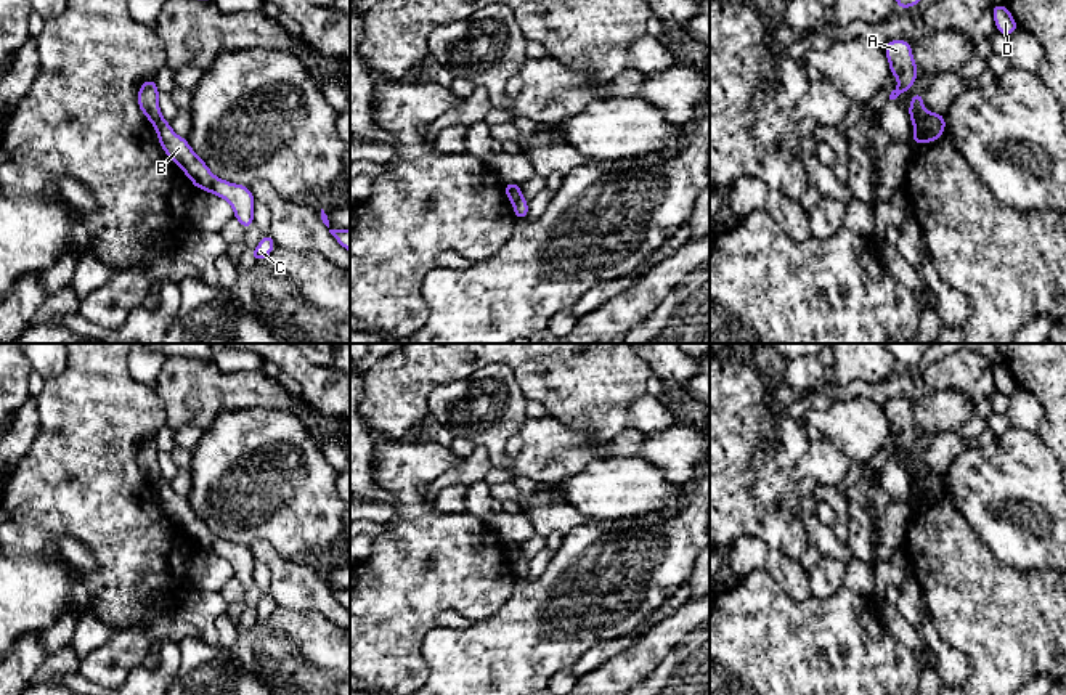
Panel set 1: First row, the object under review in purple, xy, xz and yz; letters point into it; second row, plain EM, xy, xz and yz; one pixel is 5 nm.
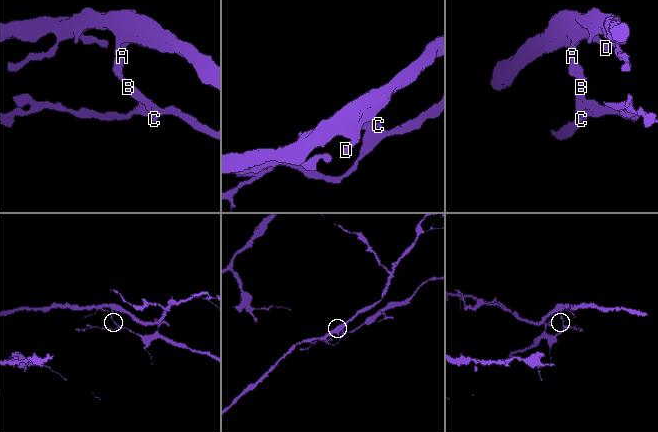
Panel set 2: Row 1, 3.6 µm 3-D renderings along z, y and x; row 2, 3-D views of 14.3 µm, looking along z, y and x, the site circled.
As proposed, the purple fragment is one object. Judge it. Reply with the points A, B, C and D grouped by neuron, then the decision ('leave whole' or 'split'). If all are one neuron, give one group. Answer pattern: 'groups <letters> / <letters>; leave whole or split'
groups A D / B C; split

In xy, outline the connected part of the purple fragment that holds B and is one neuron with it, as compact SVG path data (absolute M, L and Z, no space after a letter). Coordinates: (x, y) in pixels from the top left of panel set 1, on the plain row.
M161 477L154 485L164 512L183 530L197 549L212 552L231 563L234 578L249 589L254 584L255 559L249 546L230 543L215 536L207 523L191 509L186 498L177 494Z

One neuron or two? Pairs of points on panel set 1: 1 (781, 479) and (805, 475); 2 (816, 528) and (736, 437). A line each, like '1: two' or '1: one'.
1: two
2: two

